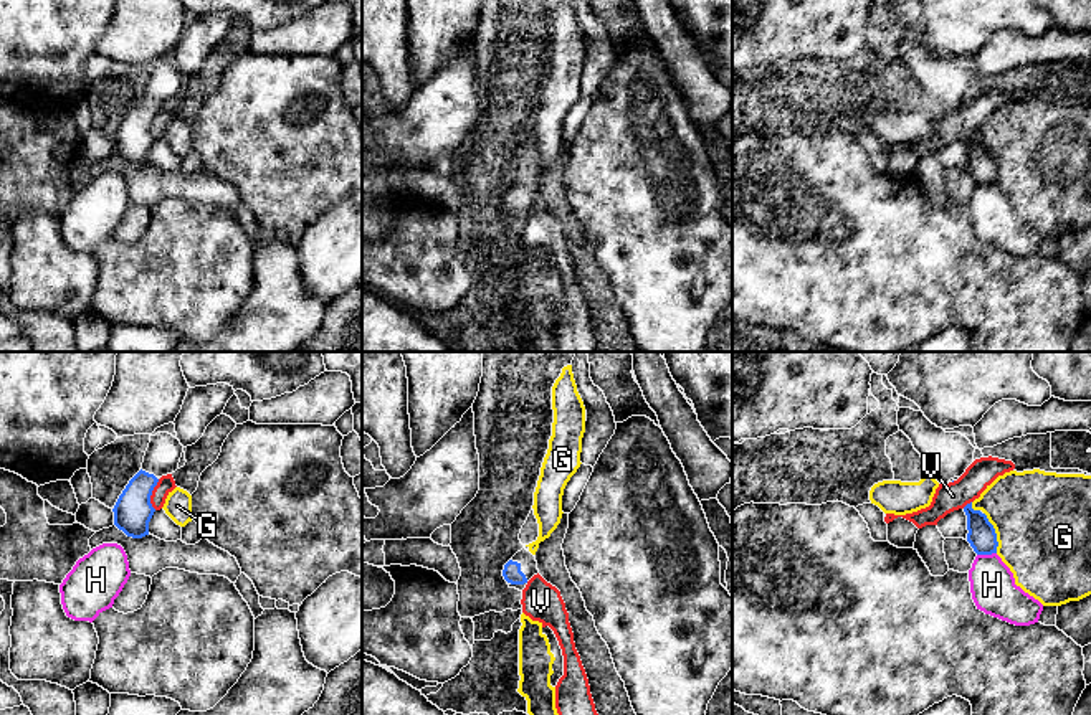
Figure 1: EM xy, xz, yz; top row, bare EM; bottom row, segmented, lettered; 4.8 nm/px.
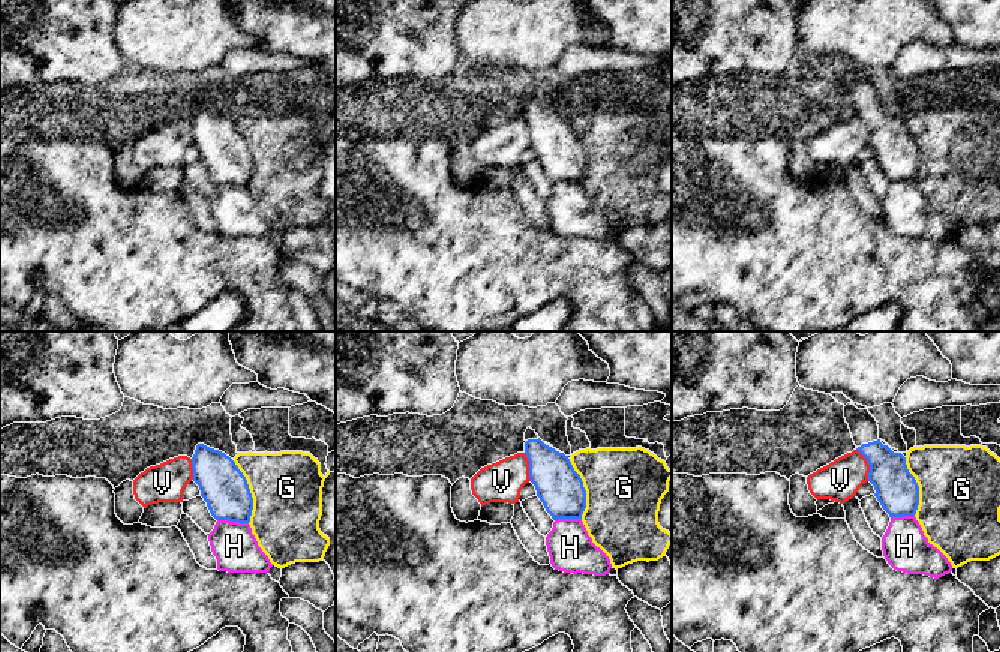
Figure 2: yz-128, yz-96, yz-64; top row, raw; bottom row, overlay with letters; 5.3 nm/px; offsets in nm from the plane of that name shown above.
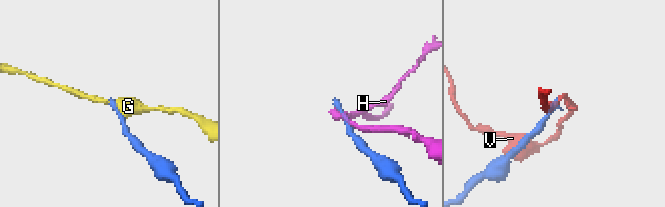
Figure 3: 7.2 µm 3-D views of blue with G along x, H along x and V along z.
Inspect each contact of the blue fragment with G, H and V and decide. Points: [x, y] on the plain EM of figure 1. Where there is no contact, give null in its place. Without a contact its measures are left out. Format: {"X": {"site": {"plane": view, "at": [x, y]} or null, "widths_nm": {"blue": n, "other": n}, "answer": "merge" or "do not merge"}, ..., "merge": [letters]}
{"G": {"site": {"plane": "yz", "at": [994, 162]}, "widths_nm": {"blue": 140, "other": 460}, "answer": "do not merge"}, "H": {"site": {"plane": "yz", "at": [986, 184]}, "widths_nm": {"blue": 140, "other": 220}, "answer": "do not merge"}, "V": {"site": {"plane": "xy", "at": [151, 124]}, "widths_nm": {"blue": 190, "other": 90}, "answer": "do not merge"}, "merge": []}

